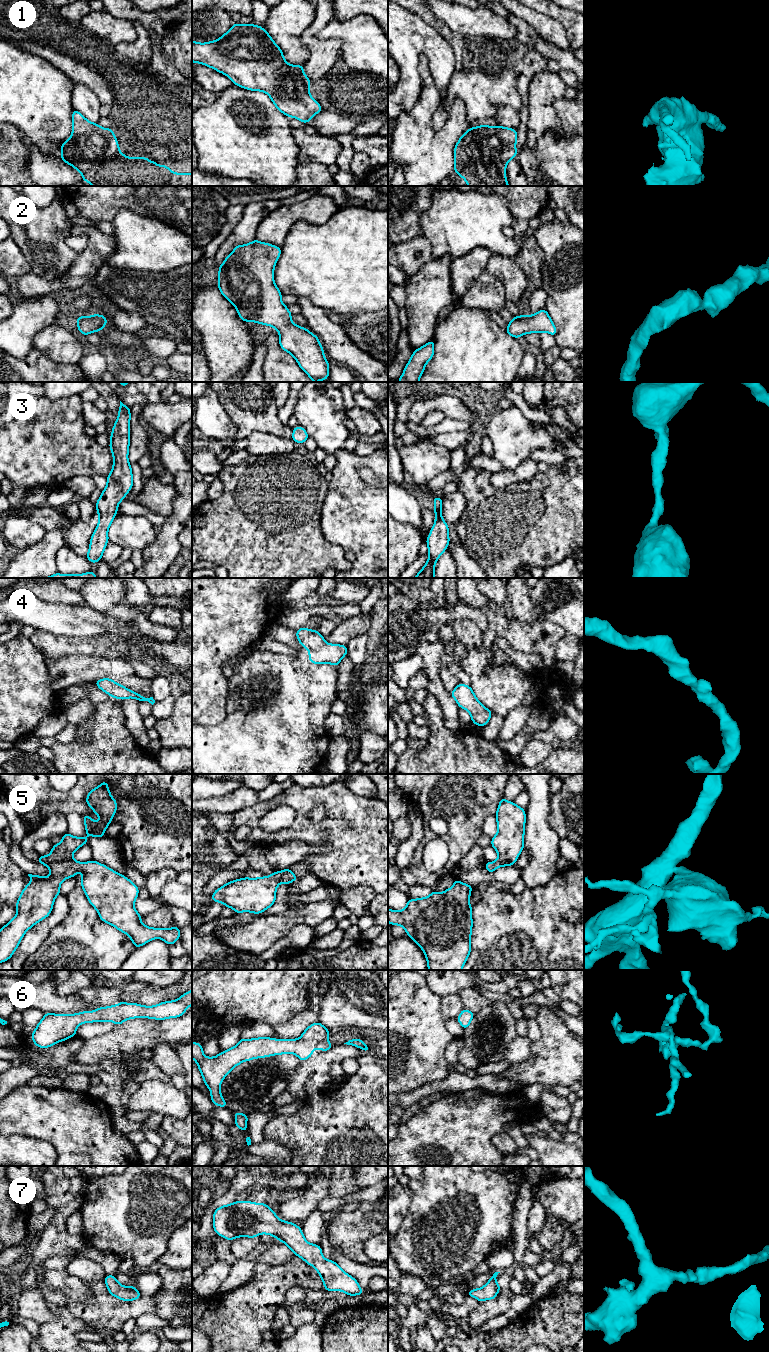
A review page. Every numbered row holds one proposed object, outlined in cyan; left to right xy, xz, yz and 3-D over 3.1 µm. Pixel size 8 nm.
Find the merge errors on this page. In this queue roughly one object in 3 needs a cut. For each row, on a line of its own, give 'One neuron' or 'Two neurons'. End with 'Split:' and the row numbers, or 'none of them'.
1: One neuron
2: One neuron
3: One neuron
4: One neuron
5: One neuron
6: One neuron
7: One neuron
Split: none of them

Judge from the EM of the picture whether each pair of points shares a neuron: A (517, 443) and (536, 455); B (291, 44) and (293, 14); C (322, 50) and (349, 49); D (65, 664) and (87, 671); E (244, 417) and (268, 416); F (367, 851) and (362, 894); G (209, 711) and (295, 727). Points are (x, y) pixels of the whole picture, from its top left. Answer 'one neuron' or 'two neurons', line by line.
A: two neurons
B: one neuron
C: two neurons
D: one neuron
E: one neuron
F: two neurons
G: two neurons

